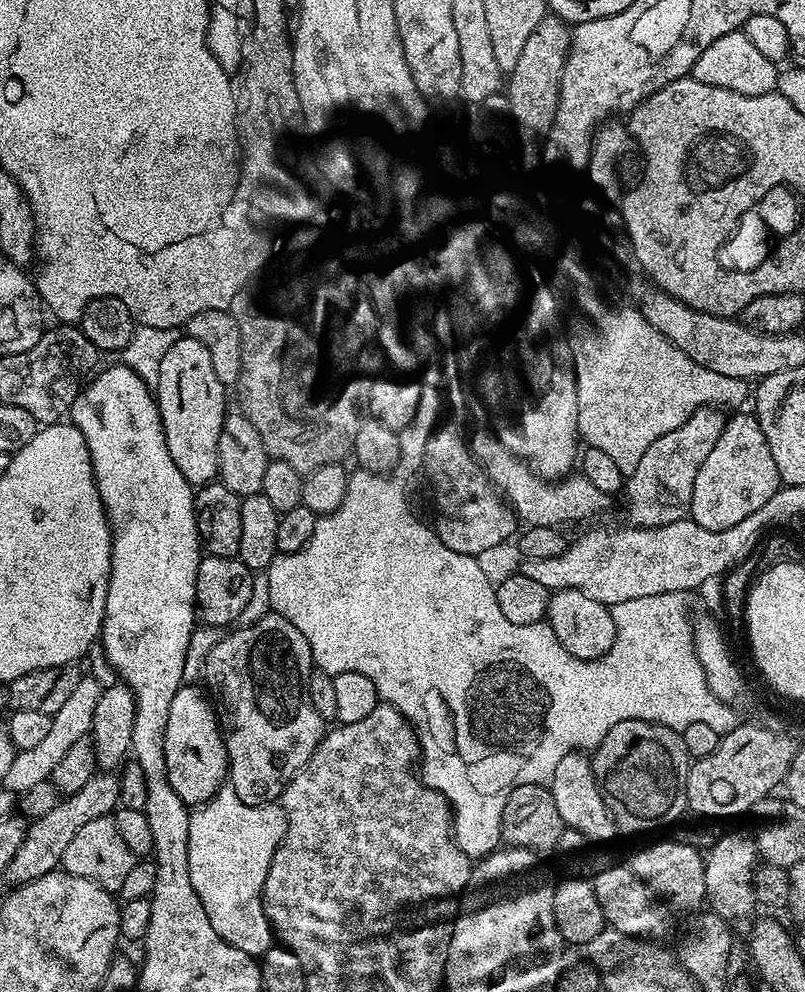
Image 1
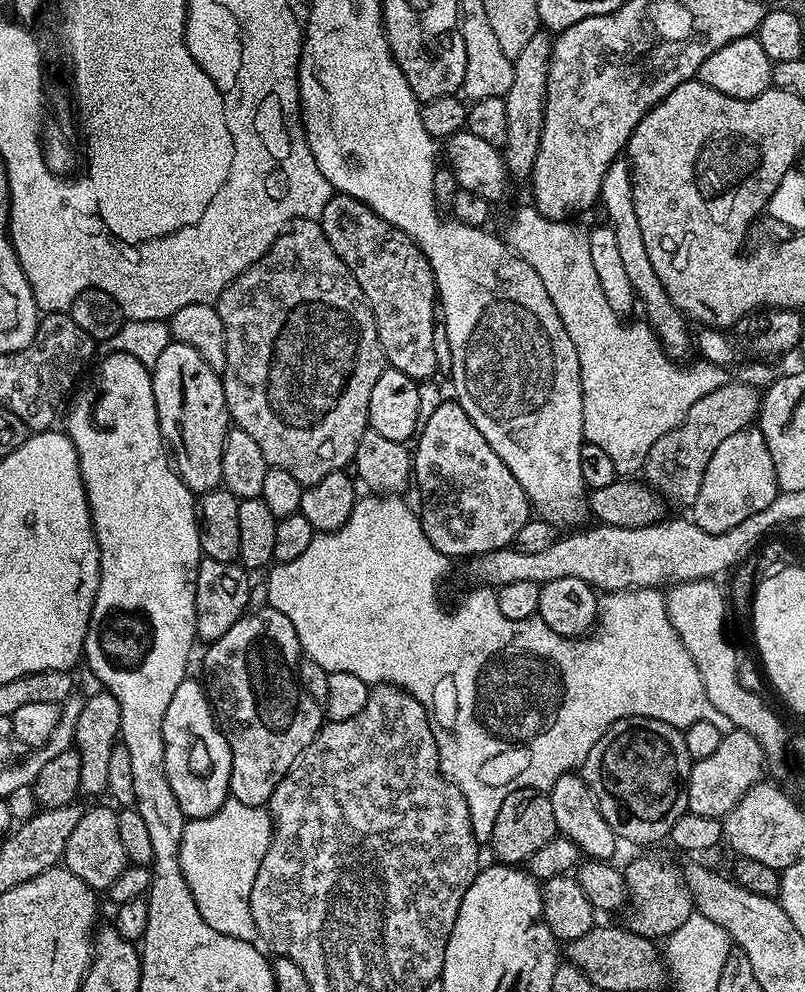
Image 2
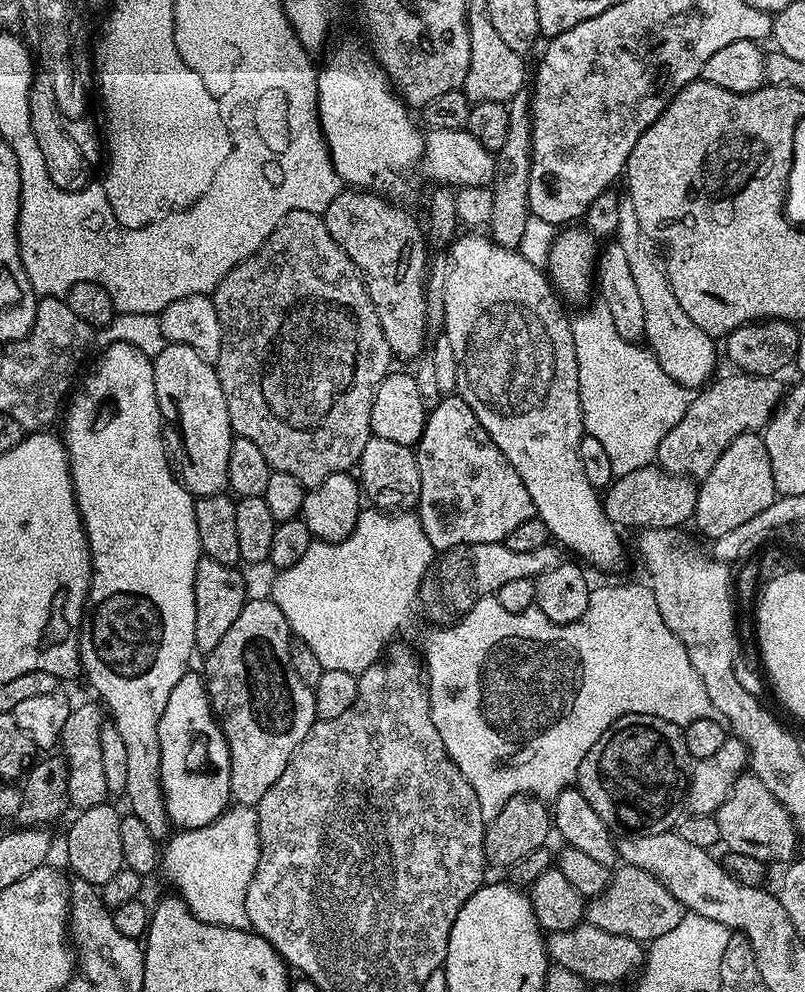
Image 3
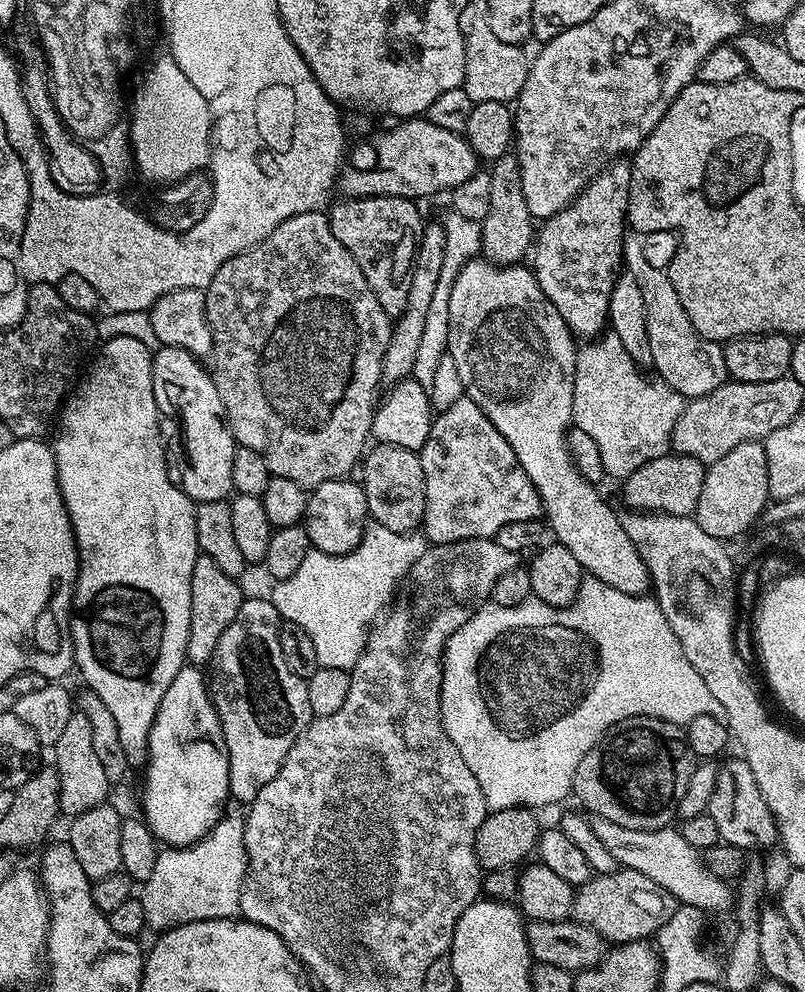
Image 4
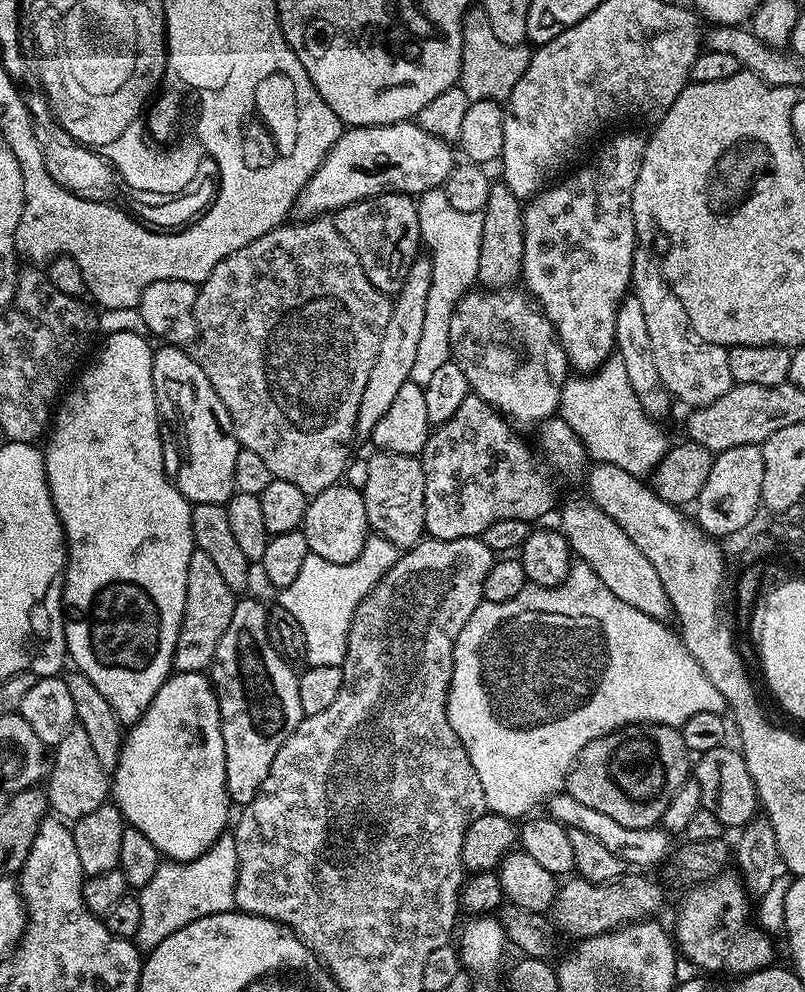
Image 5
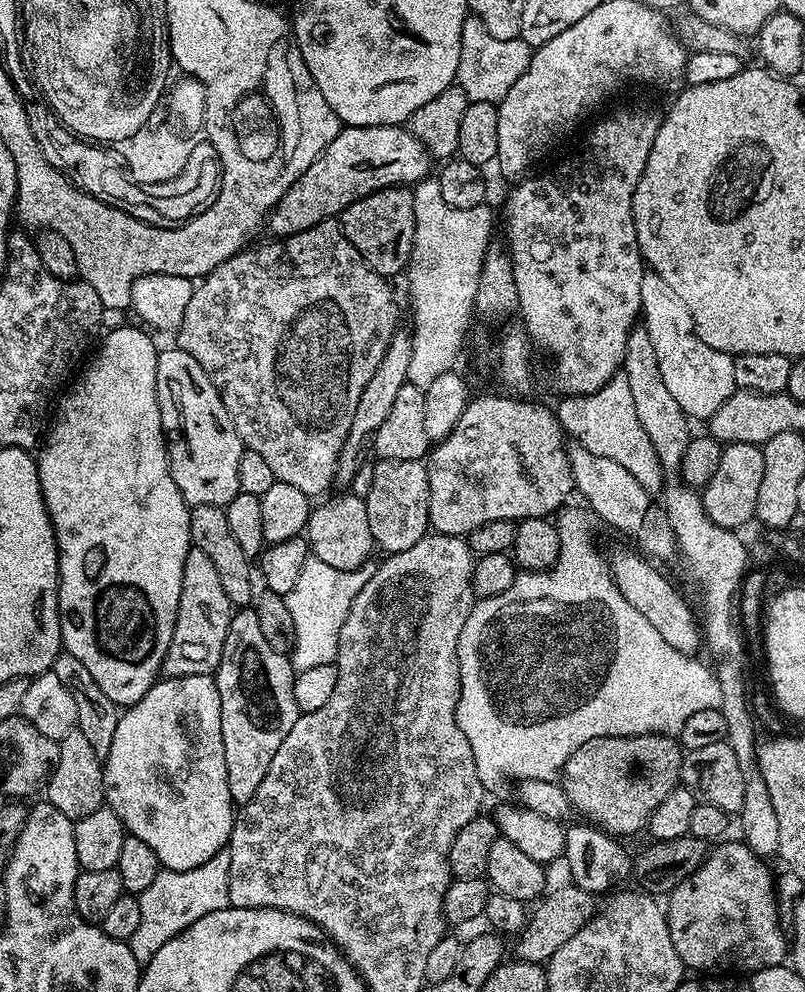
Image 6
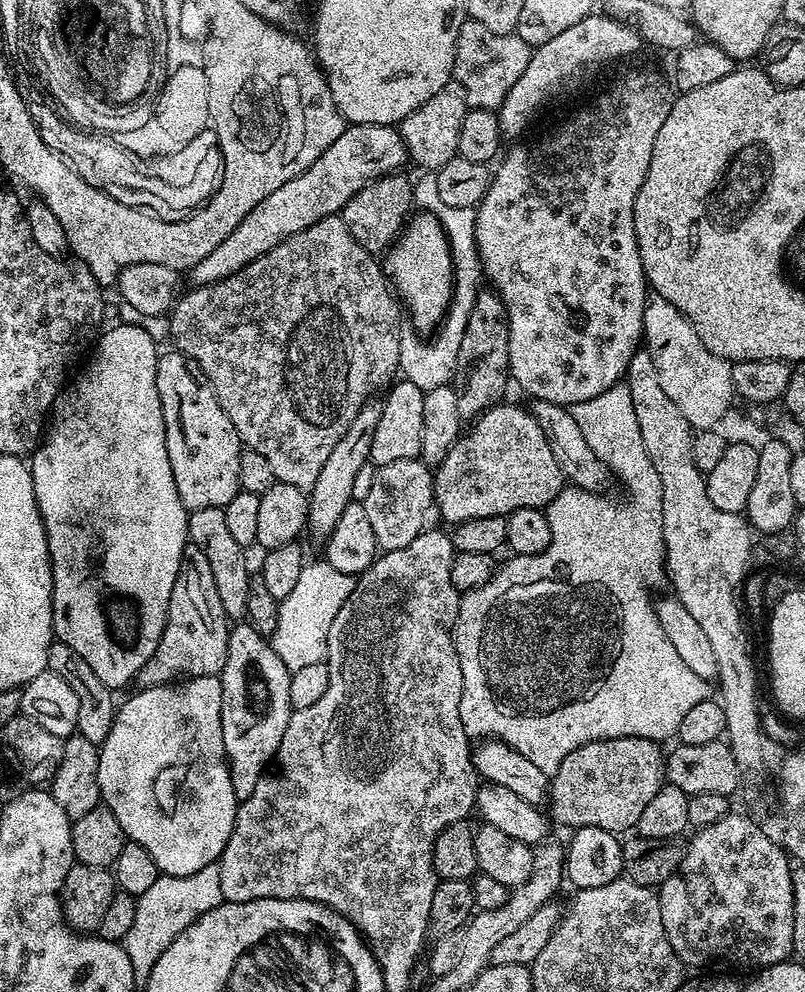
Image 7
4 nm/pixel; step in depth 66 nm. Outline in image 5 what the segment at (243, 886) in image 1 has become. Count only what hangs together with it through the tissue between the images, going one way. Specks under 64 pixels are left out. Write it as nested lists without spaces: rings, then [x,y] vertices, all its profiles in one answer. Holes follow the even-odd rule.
[[[225,834],[217,838],[214,846],[206,850],[198,858],[183,862],[161,862],[158,874],[146,882],[146,886],[139,889],[138,899],[142,906],[142,923],[138,926],[138,934],[134,943],[141,950],[151,950],[158,946],[174,930],[182,930],[190,922],[198,918],[206,918],[215,912],[230,912],[236,908],[236,879],[238,878],[238,850],[236,849],[235,835]]]

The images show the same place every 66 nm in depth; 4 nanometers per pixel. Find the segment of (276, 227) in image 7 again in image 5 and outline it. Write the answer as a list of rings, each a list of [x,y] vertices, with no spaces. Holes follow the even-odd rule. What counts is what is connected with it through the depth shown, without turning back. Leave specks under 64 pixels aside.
[[[412,120],[373,124],[370,128],[352,126],[341,131],[338,142],[334,142],[310,182],[306,182],[294,202],[291,215],[300,222],[315,220],[359,200],[387,192],[416,198],[421,193],[445,185],[457,164],[457,153],[449,141],[426,134],[426,130]]]

